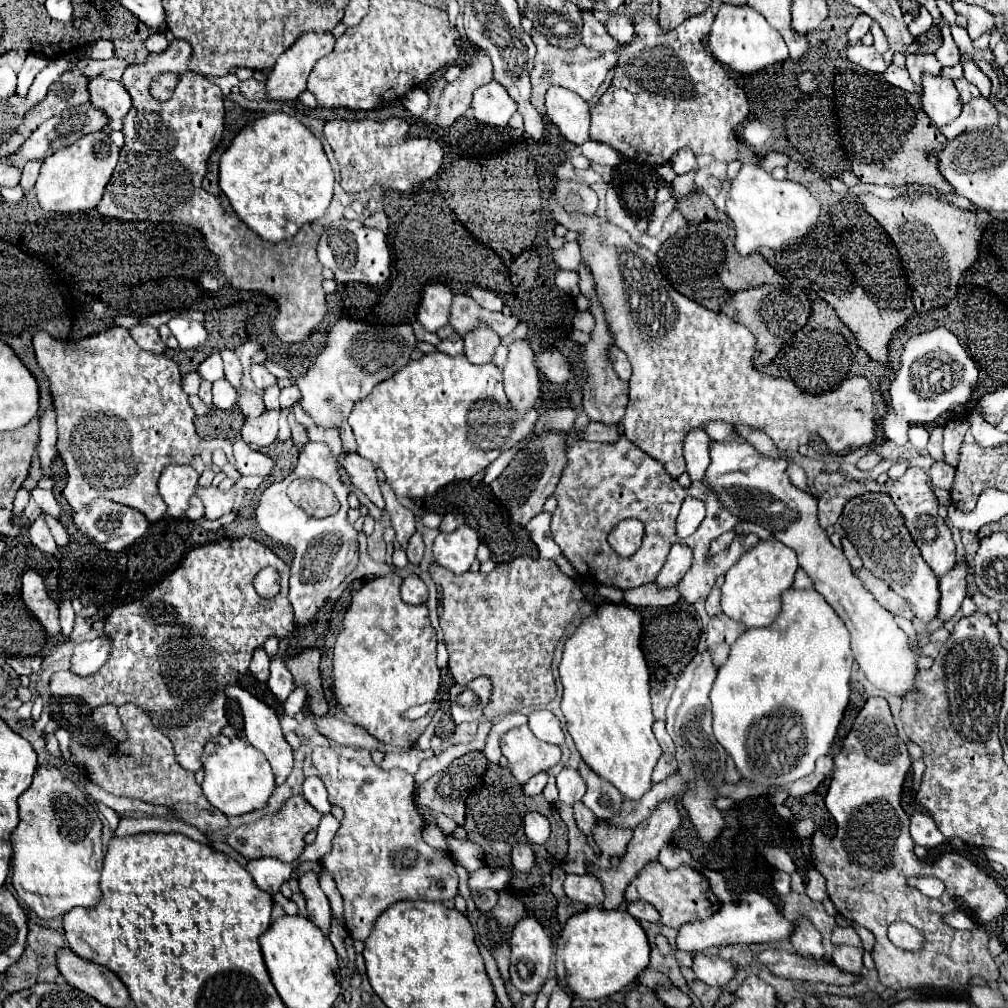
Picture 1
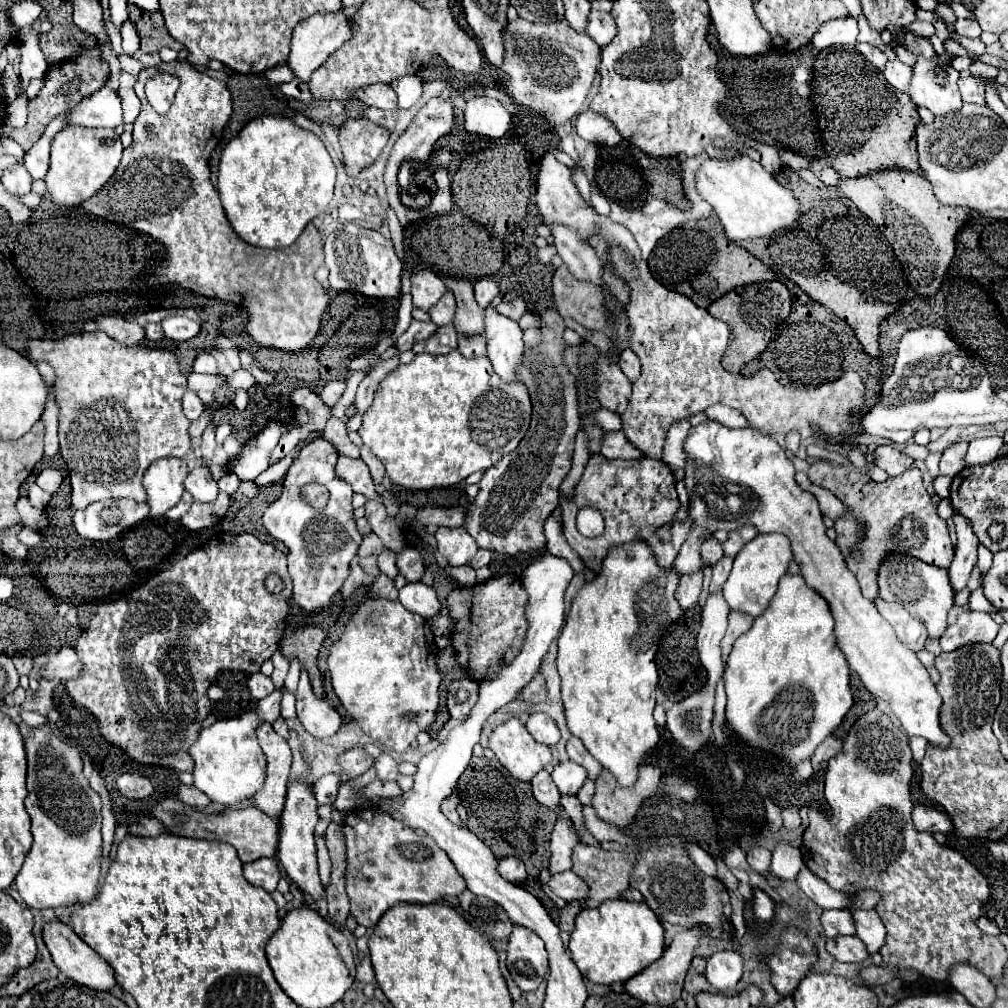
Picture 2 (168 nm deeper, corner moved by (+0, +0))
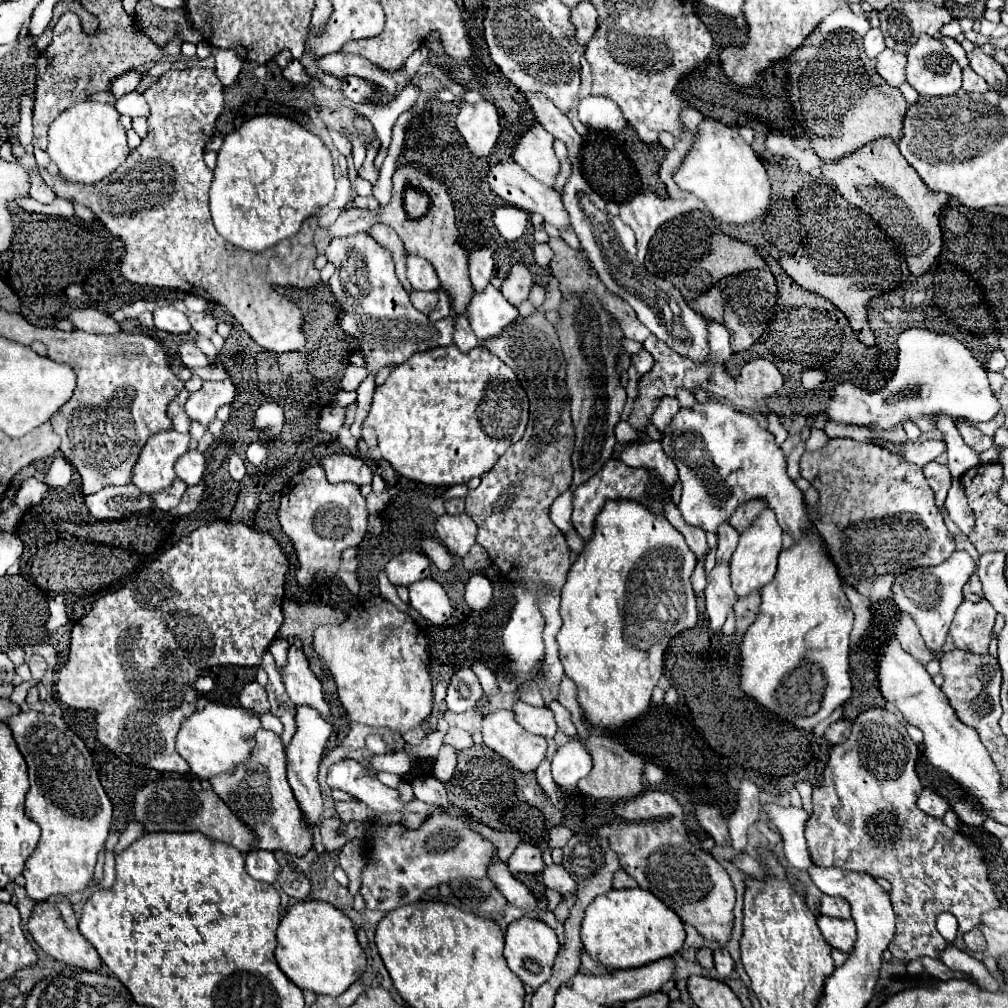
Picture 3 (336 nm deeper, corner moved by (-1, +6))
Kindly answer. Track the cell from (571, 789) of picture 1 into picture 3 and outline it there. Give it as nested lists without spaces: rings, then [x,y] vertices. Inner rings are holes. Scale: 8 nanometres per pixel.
[[[570,738],[568,744],[560,746],[552,758],[552,776],[562,788],[572,788],[580,778],[586,778],[592,770],[592,756],[582,742]]]

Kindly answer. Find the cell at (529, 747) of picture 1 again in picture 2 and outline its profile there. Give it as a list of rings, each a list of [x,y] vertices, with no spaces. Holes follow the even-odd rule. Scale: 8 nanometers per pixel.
[[[511,718],[497,726],[489,736],[489,748],[513,778],[527,782],[553,758],[551,750],[545,744],[535,742],[519,718]]]

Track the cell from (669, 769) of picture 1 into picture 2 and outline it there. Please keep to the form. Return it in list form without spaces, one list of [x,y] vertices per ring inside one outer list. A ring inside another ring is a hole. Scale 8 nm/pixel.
[[[643,764],[639,768],[639,780],[631,788],[621,788],[615,778],[603,770],[595,782],[593,808],[597,816],[617,828],[625,828],[633,822],[635,812],[639,810],[645,796],[649,796],[661,778],[659,766]]]

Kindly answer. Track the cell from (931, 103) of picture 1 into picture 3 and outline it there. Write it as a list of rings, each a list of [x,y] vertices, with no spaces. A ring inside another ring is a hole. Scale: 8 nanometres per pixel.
[[[922,34],[906,58],[906,82],[920,96],[948,96],[960,90],[962,70],[940,40]]]

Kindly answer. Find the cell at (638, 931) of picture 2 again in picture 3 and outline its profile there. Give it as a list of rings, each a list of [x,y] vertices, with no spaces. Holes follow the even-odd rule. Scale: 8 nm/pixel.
[[[644,888],[610,890],[594,898],[582,920],[584,950],[606,968],[638,968],[674,956],[686,940],[684,922],[652,892]]]

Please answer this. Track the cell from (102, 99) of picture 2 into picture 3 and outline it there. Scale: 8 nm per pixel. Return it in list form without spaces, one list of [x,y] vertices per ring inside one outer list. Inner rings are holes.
[[[130,70],[130,72],[122,74],[122,76],[118,76],[116,80],[112,80],[110,92],[116,96],[116,100],[120,100],[124,94],[134,92],[140,86],[140,80],[142,80],[142,74],[136,72],[136,70]]]

